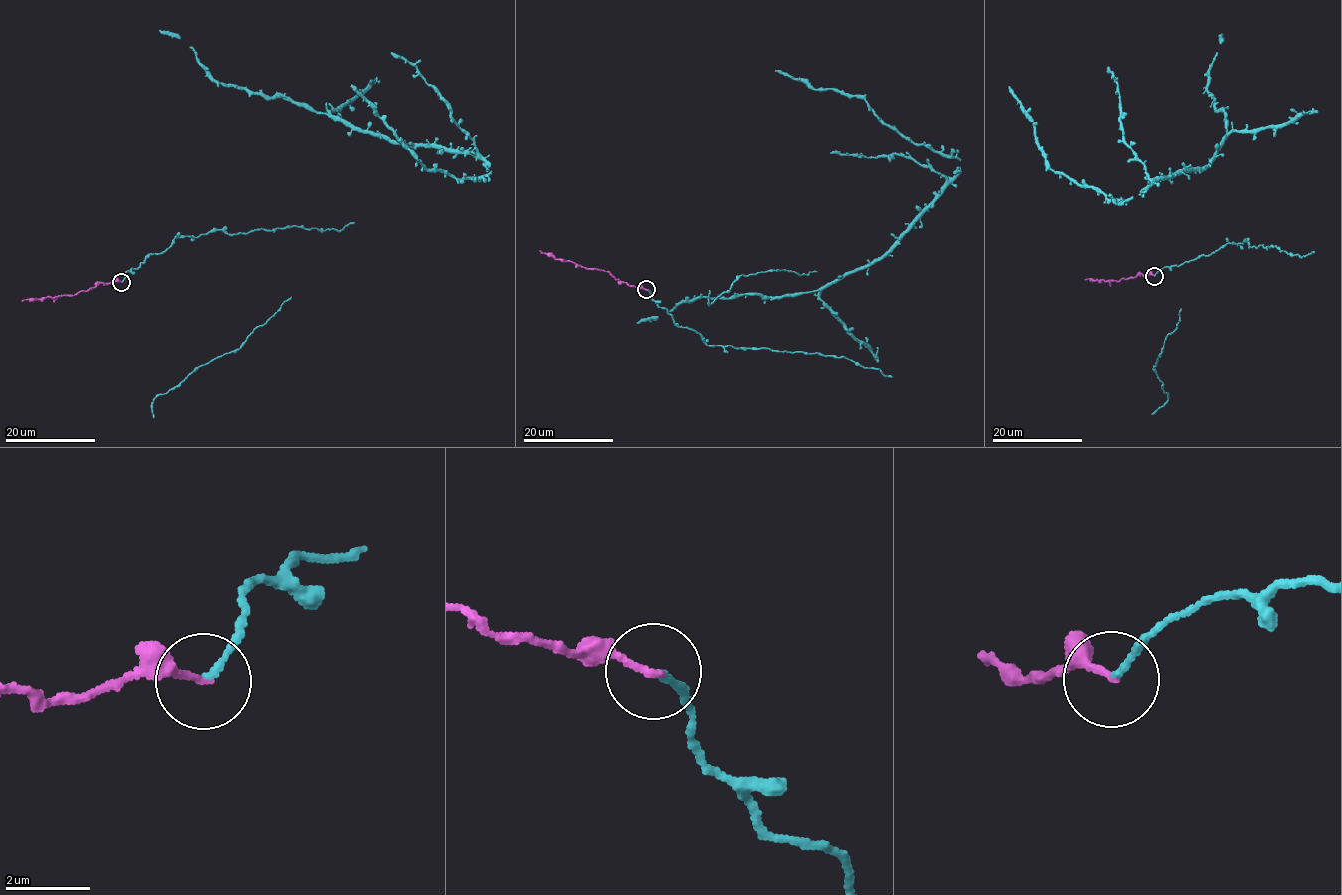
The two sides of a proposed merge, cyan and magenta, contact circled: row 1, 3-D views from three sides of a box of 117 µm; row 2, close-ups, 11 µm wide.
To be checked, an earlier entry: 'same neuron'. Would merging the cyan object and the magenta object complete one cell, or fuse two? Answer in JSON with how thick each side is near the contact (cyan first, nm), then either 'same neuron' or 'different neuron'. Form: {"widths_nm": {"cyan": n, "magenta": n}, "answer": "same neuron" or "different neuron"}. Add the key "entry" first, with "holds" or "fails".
{"entry": "holds", "widths_nm": {"cyan": 140, "magenta": 170}, "answer": "same neuron"}

